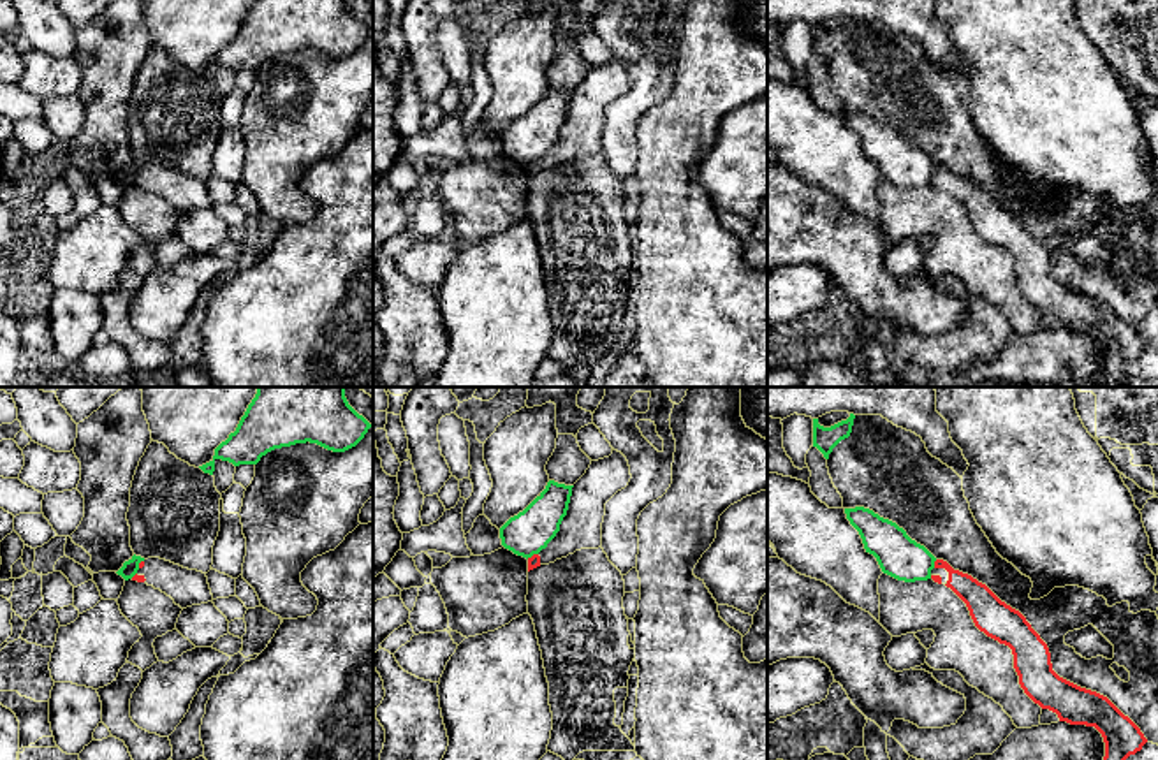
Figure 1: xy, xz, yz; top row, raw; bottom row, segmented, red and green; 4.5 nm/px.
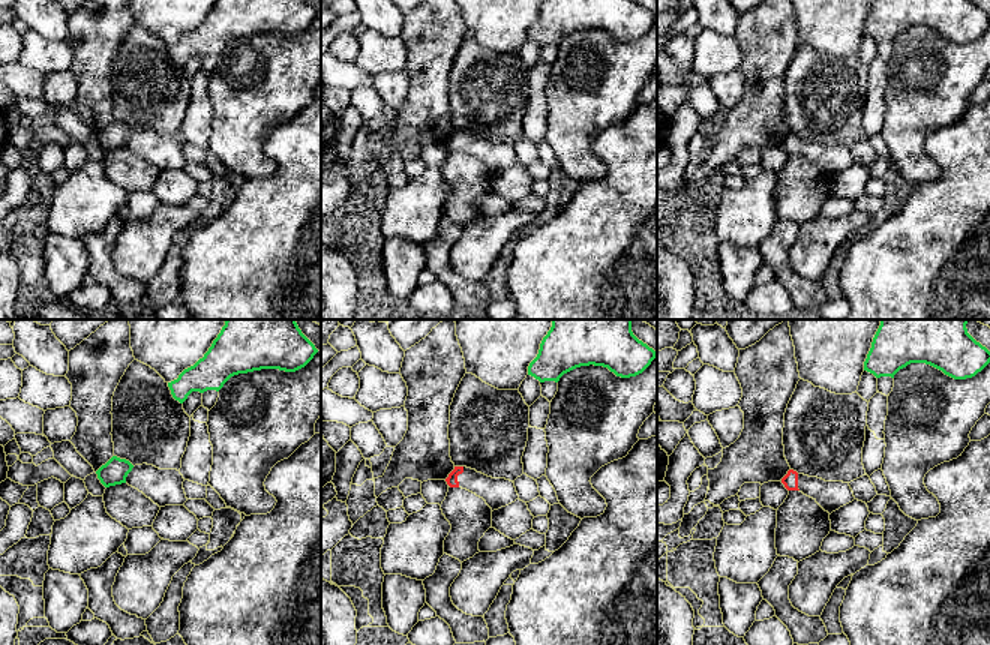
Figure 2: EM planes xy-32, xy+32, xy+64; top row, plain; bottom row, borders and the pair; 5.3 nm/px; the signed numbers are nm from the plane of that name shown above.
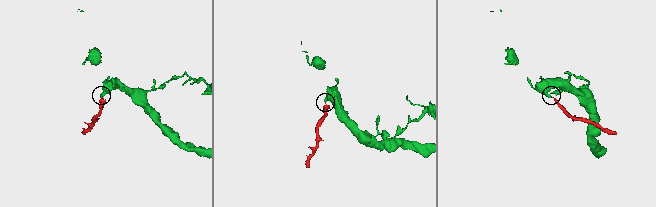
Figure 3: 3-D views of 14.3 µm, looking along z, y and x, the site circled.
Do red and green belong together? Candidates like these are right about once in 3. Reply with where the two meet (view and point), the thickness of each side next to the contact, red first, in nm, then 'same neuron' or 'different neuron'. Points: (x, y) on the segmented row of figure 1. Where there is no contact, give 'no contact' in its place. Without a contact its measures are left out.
yz (935, 563) | 130/200 nm | different neuron

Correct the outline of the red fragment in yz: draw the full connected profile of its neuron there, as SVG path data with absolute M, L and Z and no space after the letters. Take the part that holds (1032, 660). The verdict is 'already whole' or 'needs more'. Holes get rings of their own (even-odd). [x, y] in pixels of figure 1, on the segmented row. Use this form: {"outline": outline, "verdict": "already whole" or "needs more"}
{"outline": "M936 559L931 579L950 588L968 607L975 626L1012 649L1024 693L1070 725L1095 727L1105 742L1103 760L1126 760L1147 742L1140 728L1107 697L1081 688L1052 670L1047 644L1026 618L986 584Z", "verdict": "needs more"}

